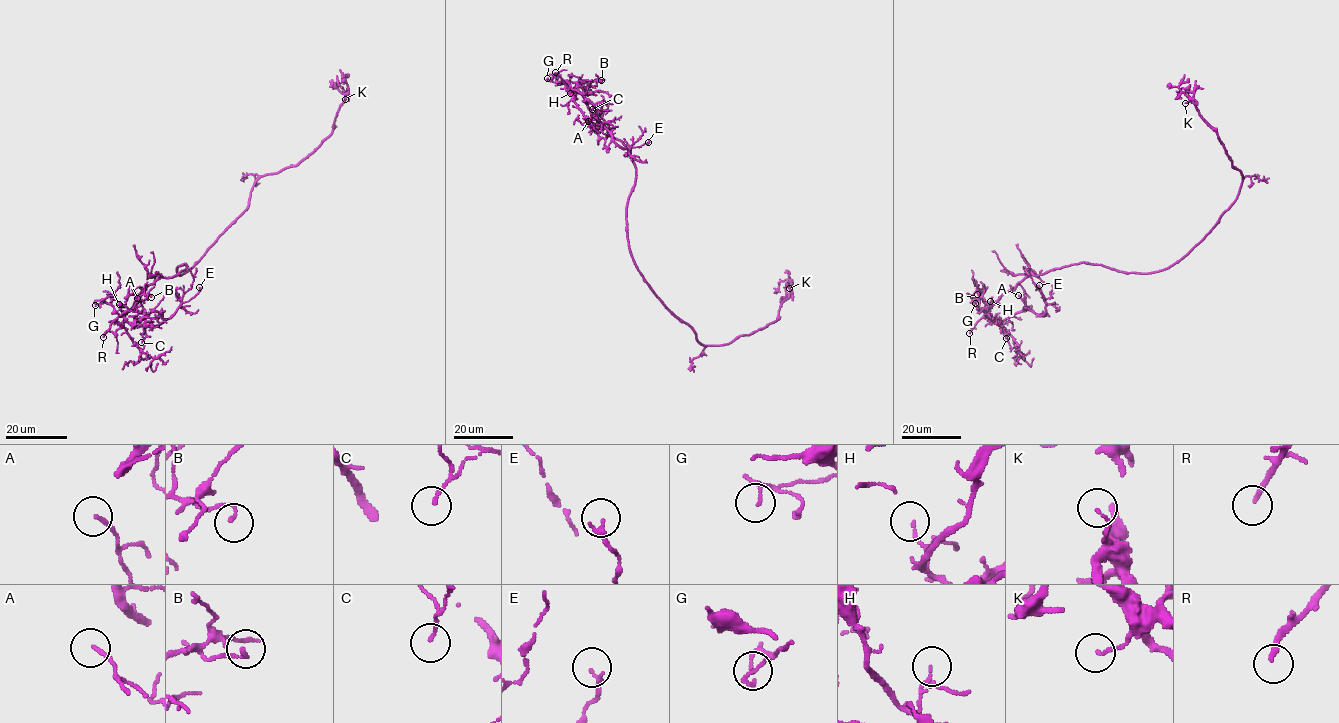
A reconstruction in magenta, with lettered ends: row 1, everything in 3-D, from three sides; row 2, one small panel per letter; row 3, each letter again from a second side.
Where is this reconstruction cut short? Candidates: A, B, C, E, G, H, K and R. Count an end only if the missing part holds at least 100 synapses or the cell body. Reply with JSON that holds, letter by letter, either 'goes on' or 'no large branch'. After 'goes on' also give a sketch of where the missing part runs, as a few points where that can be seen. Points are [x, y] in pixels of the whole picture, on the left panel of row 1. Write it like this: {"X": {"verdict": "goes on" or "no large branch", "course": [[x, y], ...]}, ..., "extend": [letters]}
{"A": {"verdict": "no large branch"}, "B": {"verdict": "no large branch"}, "C": {"verdict": "no large branch"}, "E": {"verdict": "no large branch"}, "G": {"verdict": "no large branch"}, "H": {"verdict": "no large branch"}, "K": {"verdict": "no large branch"}, "R": {"verdict": "goes on", "course": [[103, 337], [77, 360], [90, 352], [103, 338], [112, 345]]}, "extend": ["R"]}

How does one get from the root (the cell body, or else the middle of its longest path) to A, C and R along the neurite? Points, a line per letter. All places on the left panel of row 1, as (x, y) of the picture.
A: (180, 275), (177, 268), (185, 264), (137, 296), (123, 317), (141, 325), (149, 314), (137, 298)
C: (180, 275), (177, 268), (185, 264), (177, 275), (159, 277), (147, 285), (123, 317), (143, 327), (141, 342)
R: (180, 275), (177, 268), (185, 264), (187, 268), (177, 275), (159, 277), (147, 285), (103, 337)

